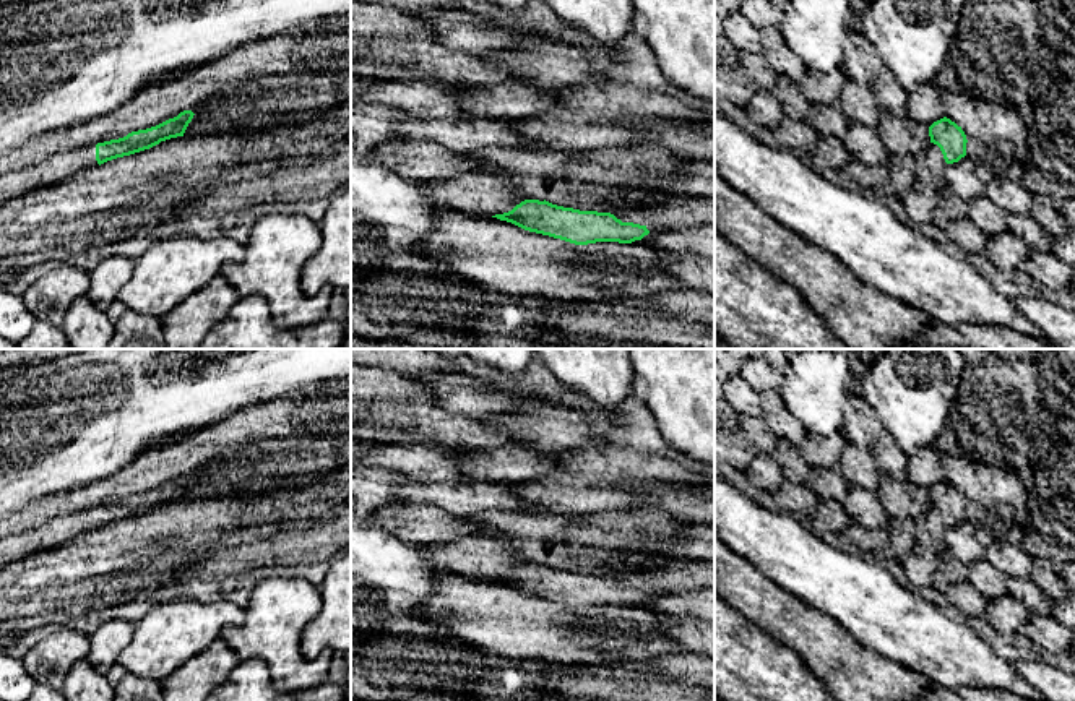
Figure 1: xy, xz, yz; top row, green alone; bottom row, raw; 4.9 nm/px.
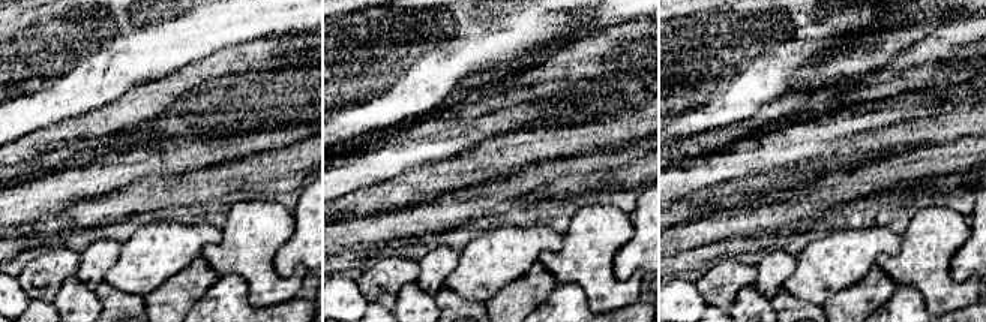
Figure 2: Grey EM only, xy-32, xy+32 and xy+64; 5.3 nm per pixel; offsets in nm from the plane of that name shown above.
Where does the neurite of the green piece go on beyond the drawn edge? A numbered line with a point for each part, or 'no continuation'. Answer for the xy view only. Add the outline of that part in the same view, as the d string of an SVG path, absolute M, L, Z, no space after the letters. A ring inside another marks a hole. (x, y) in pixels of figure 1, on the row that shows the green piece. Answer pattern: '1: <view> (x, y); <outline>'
1: xy (56, 169); M89 144L52 154L37 164L0 175L0 204L29 191L63 183L96 166L99 166L96 144Z

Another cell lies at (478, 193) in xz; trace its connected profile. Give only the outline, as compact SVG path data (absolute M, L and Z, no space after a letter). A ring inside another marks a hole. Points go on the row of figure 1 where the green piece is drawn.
M482 170L434 180L430 198L447 211L487 217L508 213L525 201L500 175Z

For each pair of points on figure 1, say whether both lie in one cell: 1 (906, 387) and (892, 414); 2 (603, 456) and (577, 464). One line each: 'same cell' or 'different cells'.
1: same cell
2: same cell

